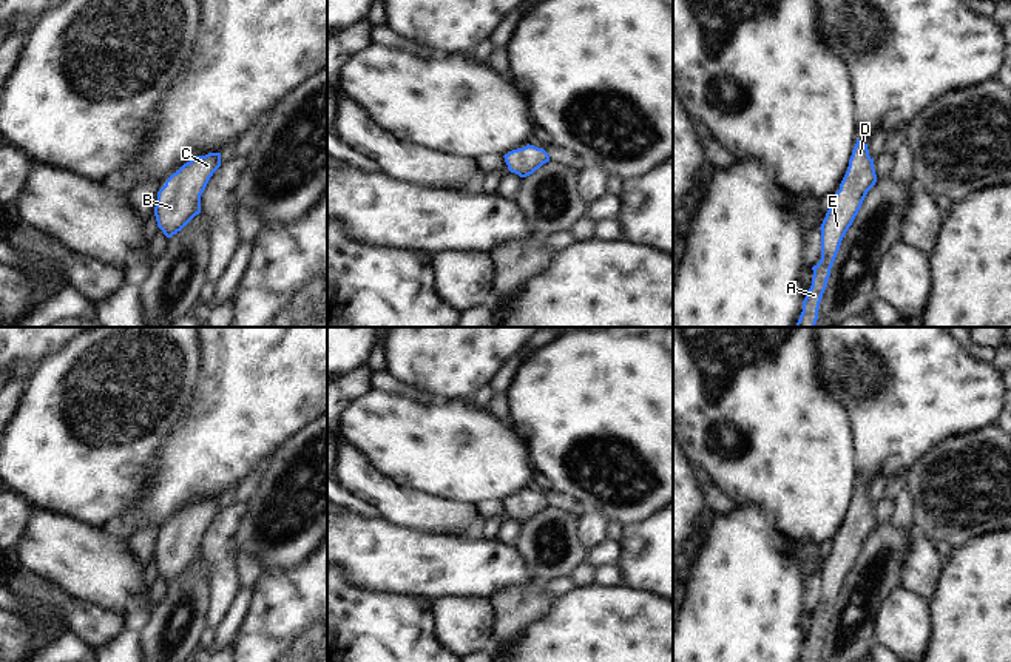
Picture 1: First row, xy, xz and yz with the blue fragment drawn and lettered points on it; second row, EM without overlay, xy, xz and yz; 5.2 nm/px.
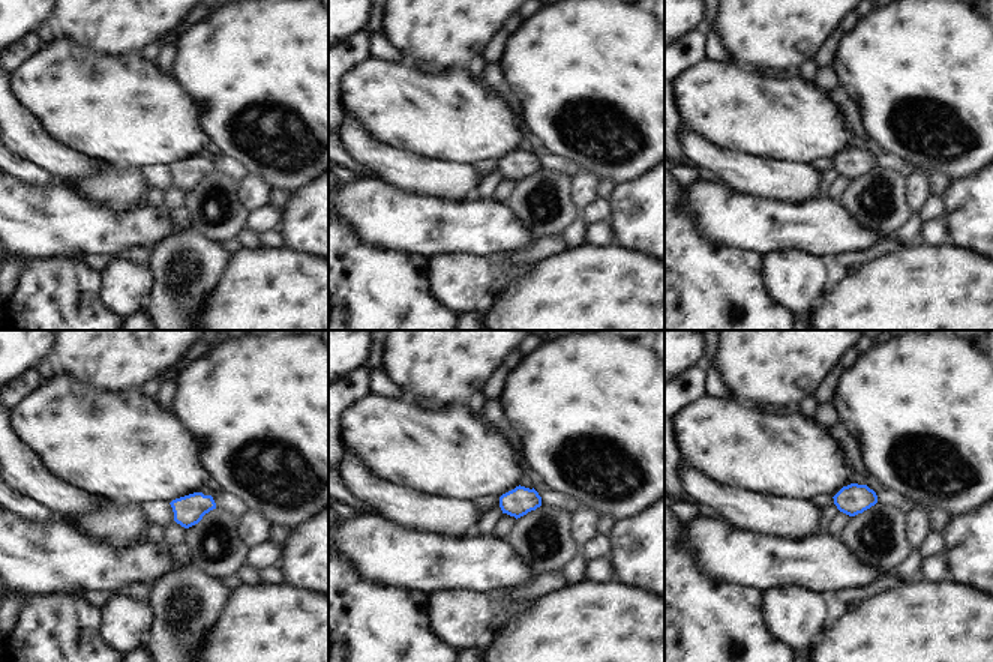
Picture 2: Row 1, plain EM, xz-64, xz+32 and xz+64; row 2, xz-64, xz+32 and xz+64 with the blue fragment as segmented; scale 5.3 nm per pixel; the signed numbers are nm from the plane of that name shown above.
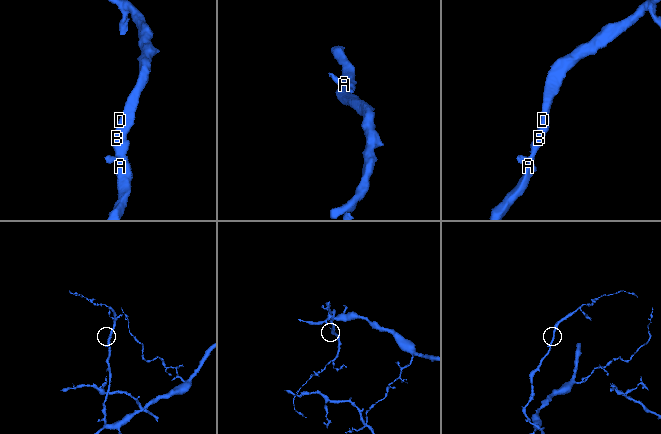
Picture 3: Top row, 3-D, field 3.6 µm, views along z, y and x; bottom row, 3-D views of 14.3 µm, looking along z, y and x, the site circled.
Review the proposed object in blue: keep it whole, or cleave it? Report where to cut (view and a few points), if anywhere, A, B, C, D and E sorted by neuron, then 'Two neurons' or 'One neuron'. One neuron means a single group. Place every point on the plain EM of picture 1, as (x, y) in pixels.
No split. Groups: A B C D E. One neuron.

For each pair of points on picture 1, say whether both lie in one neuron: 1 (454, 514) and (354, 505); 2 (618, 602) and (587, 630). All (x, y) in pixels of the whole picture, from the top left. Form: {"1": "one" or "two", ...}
{"1": "two", "2": "one"}

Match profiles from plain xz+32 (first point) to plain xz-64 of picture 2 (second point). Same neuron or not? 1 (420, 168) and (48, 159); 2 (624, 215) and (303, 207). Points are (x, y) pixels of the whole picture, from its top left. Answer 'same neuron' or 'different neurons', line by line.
1: same neuron
2: same neuron

